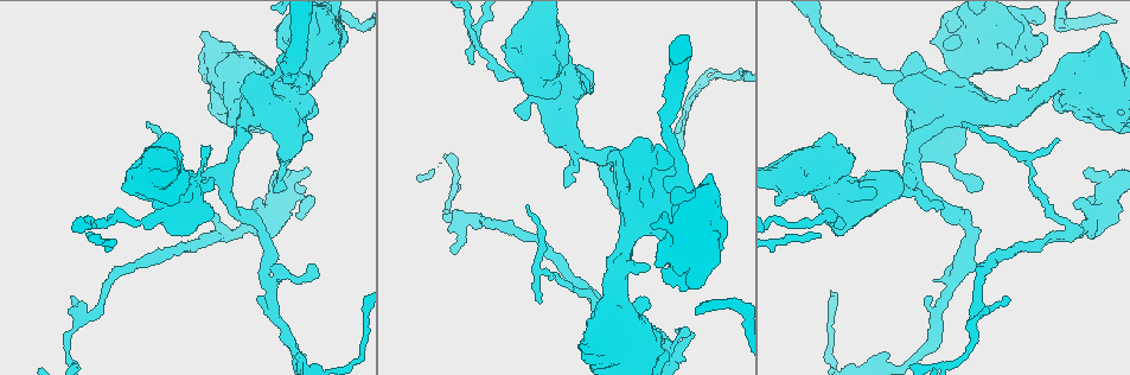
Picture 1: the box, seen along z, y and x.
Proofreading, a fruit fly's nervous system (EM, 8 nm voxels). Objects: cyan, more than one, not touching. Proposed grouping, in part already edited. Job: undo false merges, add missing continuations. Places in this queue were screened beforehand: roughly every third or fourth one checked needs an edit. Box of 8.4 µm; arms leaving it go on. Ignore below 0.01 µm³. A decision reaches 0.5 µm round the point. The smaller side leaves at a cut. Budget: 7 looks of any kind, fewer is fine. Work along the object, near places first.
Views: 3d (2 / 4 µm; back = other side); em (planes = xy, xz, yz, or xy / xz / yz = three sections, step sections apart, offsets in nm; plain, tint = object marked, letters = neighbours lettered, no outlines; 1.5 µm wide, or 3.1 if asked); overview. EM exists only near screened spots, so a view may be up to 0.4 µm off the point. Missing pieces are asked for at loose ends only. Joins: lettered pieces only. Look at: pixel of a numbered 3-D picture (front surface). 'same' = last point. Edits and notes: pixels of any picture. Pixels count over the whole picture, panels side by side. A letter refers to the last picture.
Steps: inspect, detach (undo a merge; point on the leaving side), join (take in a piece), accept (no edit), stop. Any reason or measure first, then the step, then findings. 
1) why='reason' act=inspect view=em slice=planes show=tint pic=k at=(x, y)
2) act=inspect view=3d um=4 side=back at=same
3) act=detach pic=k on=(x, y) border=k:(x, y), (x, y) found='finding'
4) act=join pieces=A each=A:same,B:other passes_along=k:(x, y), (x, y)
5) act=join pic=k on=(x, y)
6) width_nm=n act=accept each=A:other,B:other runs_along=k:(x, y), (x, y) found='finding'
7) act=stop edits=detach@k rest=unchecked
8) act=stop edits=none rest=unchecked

why='a narrow waist' act=inspect view=3d um=2 pic=1 at=(963, 352)

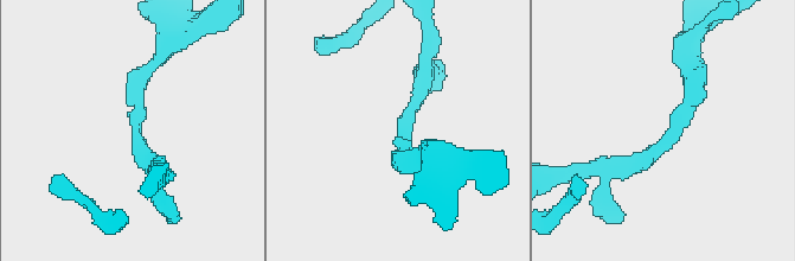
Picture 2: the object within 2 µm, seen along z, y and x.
act=inspect view=em slice=planes show=letters pic=2 at=(670, 135)

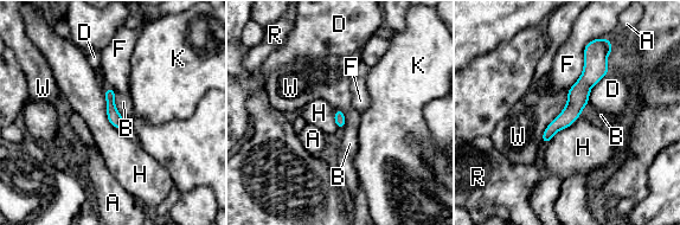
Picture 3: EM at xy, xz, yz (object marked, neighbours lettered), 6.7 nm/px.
act=accept each=A:other,B:other,D:other,F:other,H:other,K:other,R:other,W:other found='one neuron here'

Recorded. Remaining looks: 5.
act=inspect view=3d um=4 side=back pic=1 at=(539, 301)

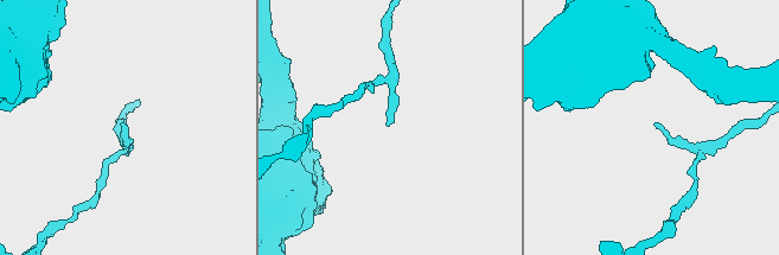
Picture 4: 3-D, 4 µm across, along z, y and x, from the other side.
act=inspect view=em slice=planes show=letters pic=4 at=(655, 125)

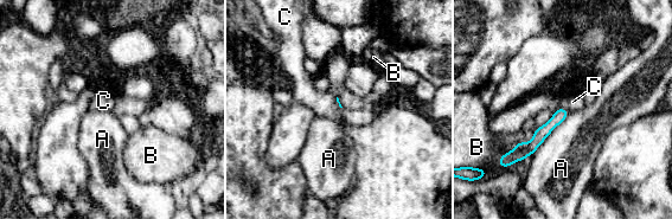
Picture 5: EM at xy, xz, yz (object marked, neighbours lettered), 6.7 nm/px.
act=accept each=A:other,B:other,C:other border=5:(570, 113), (533, 154) found='none of them fits'

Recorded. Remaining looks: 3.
why='an open end' act=inspect view=em slice=xy step=4 show=tint pic=1 at=(981, 185)

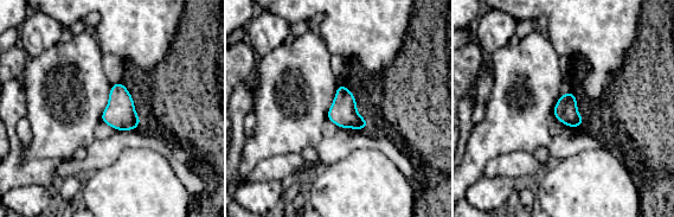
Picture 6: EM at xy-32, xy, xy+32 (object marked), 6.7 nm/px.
why='another direction' act=inspect view=em slice=planes show=letters at=same

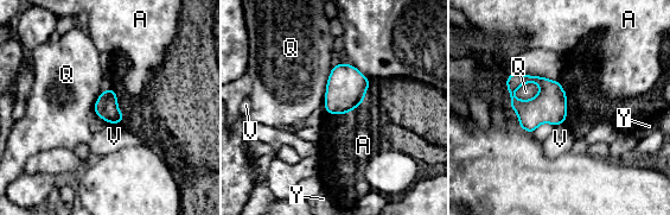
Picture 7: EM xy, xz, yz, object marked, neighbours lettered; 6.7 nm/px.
act=accept each=A:other,Q:other,V:other,Y:other border=7:(540, 87), (523, 83), (512, 94) found='none of them fits'

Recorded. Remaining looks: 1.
act=stop edits=none rest=unchecked

